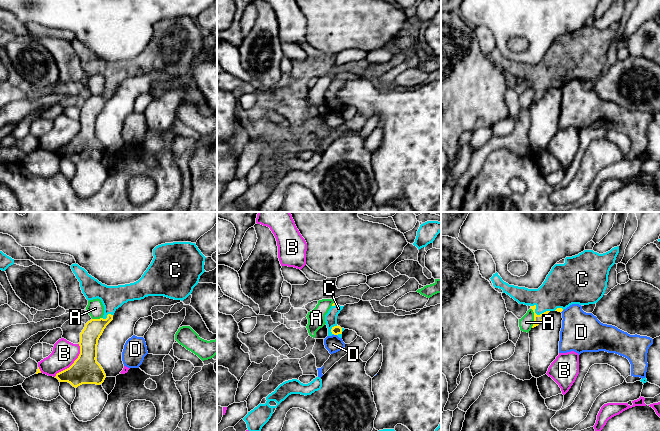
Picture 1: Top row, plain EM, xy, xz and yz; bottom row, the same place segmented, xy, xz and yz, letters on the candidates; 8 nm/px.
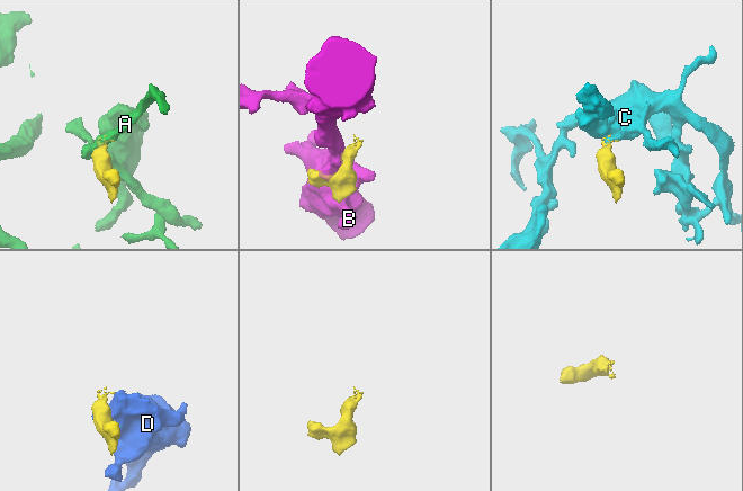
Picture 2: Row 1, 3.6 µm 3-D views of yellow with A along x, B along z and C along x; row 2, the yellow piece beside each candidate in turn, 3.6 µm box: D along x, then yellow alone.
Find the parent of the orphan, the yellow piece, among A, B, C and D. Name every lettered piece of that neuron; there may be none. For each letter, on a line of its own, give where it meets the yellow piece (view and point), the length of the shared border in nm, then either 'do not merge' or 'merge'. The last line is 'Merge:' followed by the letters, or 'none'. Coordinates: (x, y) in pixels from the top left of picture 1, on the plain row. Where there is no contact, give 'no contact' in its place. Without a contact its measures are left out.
A: meets yellow in yz at (534, 94); contact 160 nm long; do not merge
B: meets yellow in xy at (73, 139); contact 340 nm long; do not merge
C: meets yellow in yz at (536, 90); contact 160 nm long; merge
D: meets yellow in xz at (335, 110); contact 30 nm long; do not merge
Merge: C

